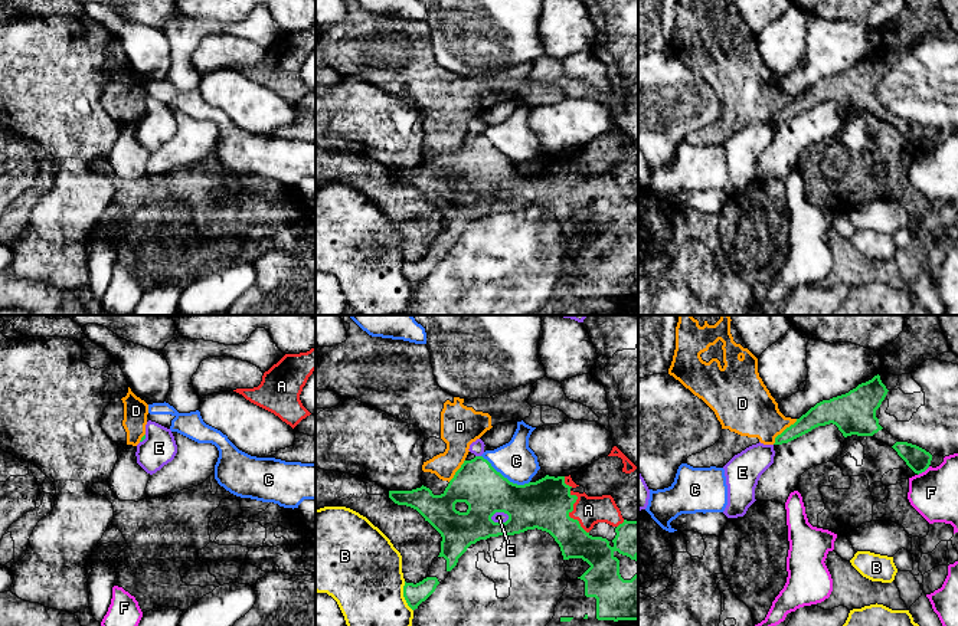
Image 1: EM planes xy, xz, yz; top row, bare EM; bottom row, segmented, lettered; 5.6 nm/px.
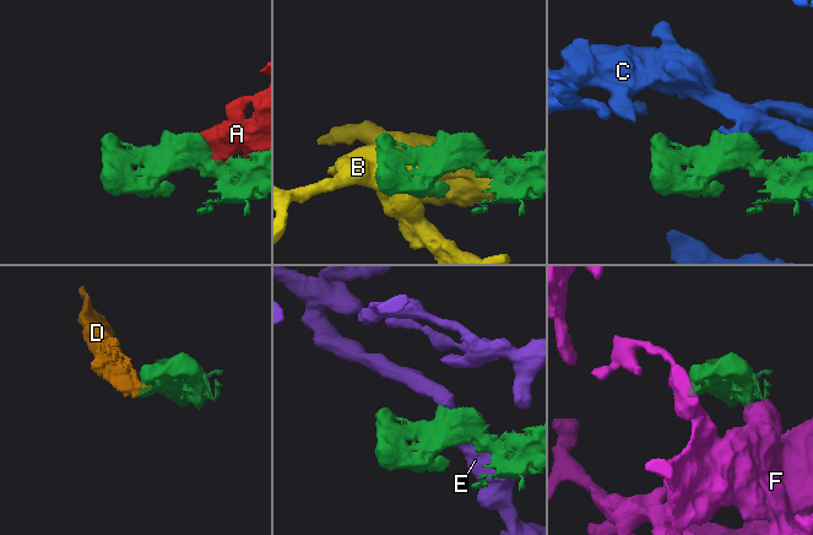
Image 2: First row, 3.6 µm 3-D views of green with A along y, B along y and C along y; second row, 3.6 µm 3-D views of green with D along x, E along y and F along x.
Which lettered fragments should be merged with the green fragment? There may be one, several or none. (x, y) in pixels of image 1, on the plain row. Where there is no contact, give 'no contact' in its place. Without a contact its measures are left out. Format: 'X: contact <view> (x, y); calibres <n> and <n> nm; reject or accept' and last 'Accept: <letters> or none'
A: contact xz (571, 189); calibres 280 and 160 nm; accept
B: contact xz (404, 274); calibres 120 and 420 nm; reject
C: contact xz (506, 156); calibres 260 and 220 nm; reject
D: contact yz (784, 108); calibres 130 and 300 nm; reject
E: contact xz (499, 189); calibres 260 and 60 nm; reject
F: contact yz (924, 148); calibres 140 and 280 nm; reject
Accept: A

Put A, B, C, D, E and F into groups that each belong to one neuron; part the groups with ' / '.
A / B / C / D / E / F

